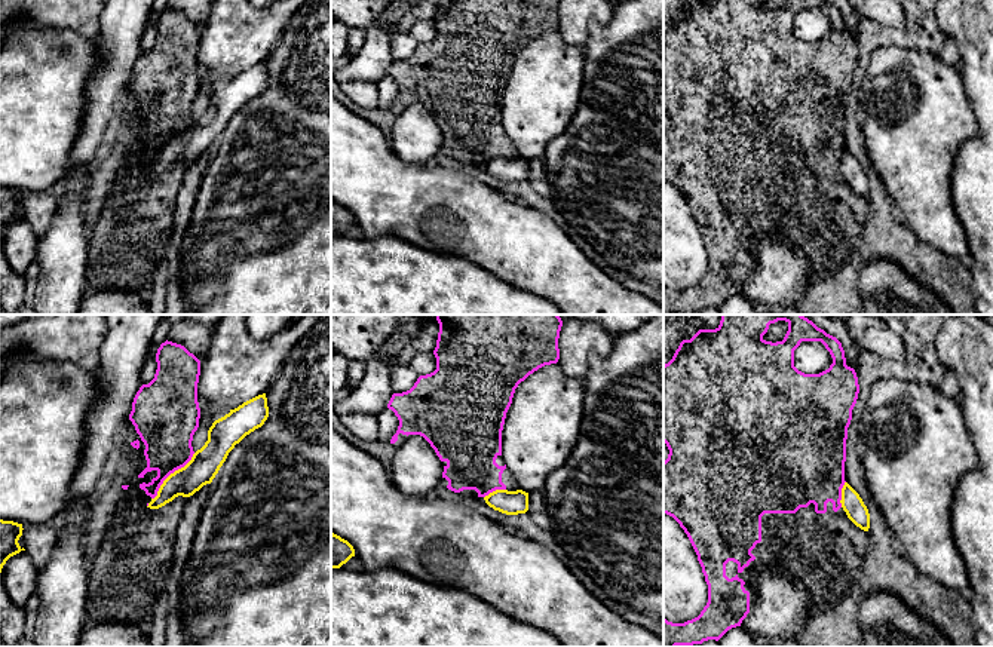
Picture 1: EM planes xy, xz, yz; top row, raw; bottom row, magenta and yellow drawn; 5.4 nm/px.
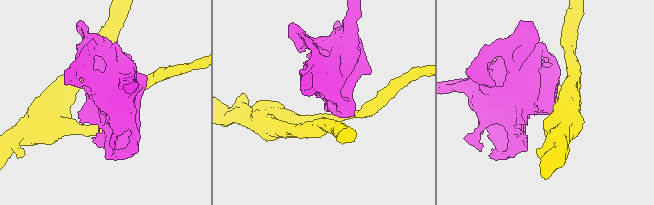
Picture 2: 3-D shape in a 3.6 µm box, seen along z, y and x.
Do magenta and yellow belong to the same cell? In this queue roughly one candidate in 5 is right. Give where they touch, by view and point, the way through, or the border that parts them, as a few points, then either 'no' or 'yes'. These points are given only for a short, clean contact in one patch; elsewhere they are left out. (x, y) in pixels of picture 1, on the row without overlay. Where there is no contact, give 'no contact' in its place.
contact xy (171, 140); border xy (195, 120), (164, 149), (152, 166); no

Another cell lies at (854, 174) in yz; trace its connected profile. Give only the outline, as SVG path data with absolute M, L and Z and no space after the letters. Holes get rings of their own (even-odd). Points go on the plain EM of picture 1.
M845 150L842 156L842 175L846 180L848 185L861 197L868 199L870 196L870 181L864 172L859 162Z

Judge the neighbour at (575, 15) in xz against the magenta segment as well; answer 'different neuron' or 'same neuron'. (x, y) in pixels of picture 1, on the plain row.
different neuron

